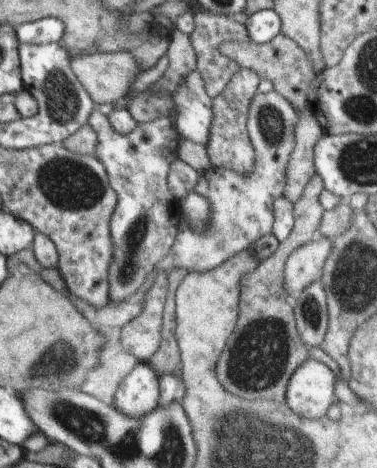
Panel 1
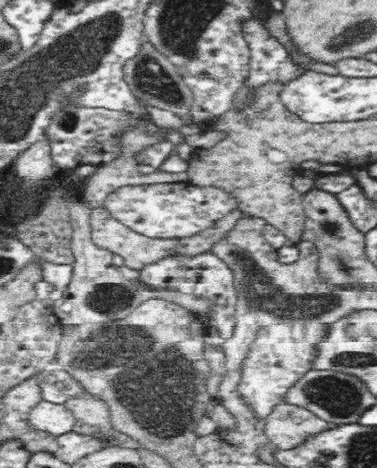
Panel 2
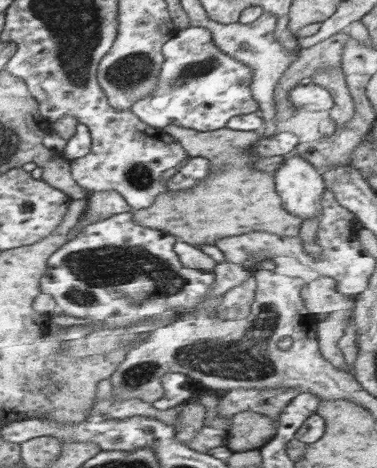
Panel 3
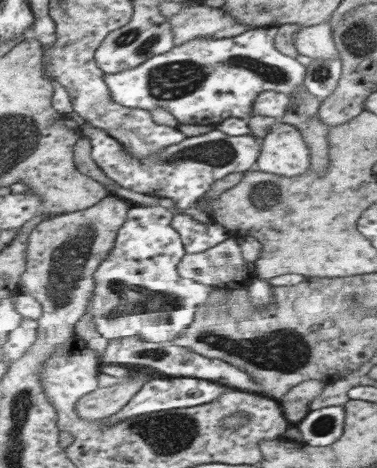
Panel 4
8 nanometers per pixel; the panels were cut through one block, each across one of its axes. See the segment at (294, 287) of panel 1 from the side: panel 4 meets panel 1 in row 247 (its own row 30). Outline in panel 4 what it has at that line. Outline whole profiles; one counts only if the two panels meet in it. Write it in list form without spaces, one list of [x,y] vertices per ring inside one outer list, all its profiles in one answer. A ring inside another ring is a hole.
[[[329,22],[317,24],[317,26],[309,26],[309,28],[301,28],[297,32],[295,40],[295,48],[297,54],[307,56],[311,60],[339,60],[339,50],[333,42],[333,26],[329,26]]]

